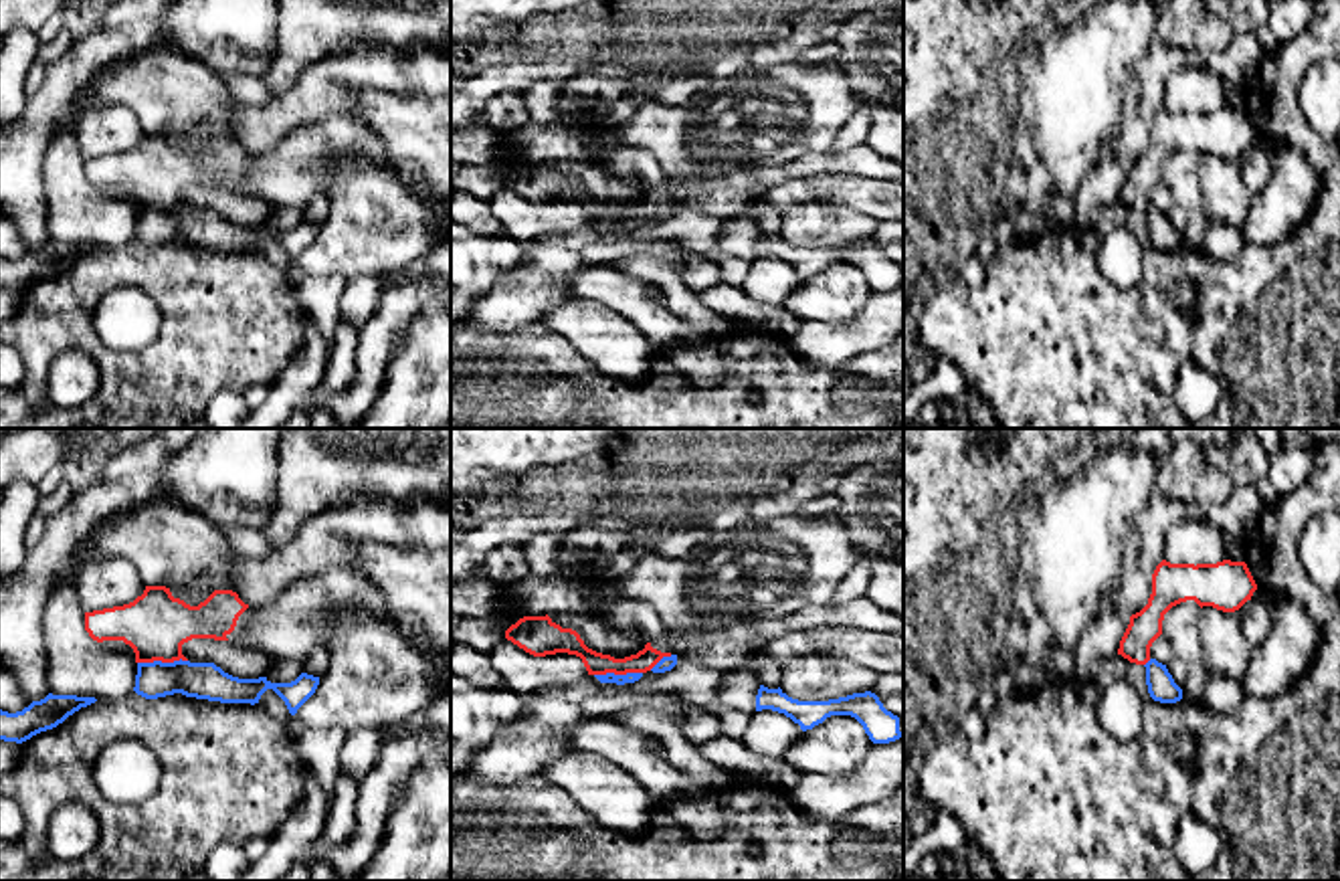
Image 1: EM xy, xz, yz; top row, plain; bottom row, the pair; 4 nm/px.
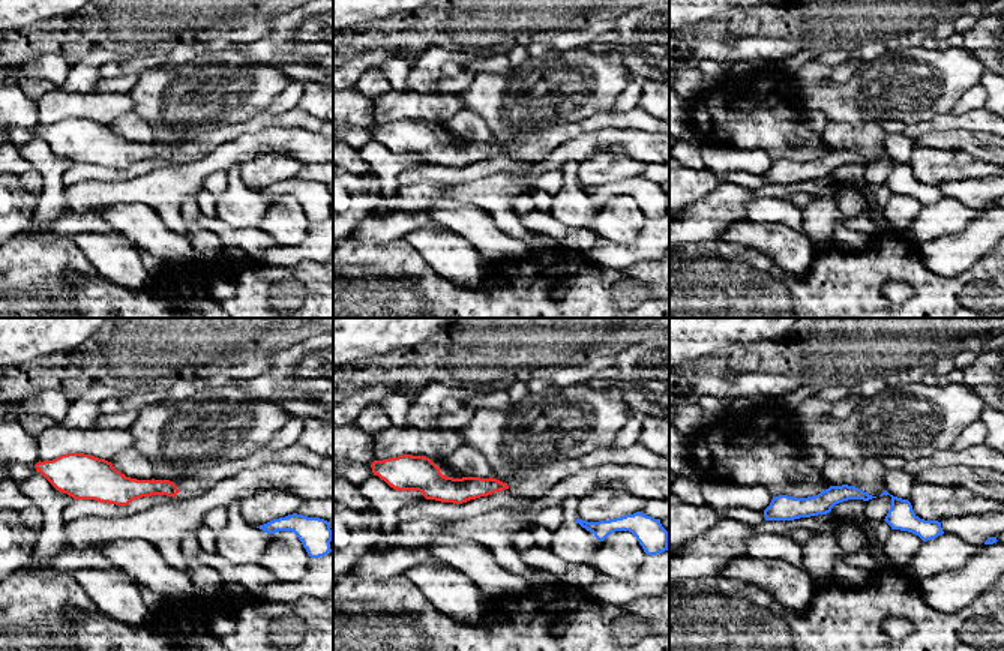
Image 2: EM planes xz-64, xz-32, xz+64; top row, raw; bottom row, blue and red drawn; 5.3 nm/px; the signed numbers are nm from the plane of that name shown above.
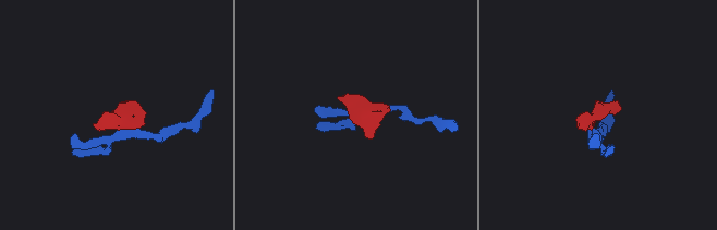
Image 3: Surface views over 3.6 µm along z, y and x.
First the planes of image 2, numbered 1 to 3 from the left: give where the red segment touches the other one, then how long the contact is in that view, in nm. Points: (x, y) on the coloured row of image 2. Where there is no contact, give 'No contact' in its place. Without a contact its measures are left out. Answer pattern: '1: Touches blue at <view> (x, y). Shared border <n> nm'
1: No contact
2: No contact
3: No contact

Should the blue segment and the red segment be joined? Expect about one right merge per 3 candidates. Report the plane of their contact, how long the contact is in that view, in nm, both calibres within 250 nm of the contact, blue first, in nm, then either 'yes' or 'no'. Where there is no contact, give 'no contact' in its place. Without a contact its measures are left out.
xy | 200 nm | 140/260 nm | yes

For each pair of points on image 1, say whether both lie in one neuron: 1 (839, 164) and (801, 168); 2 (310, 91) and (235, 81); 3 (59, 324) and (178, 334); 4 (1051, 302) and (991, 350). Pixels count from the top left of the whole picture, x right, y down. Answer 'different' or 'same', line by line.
1: same
2: different
3: same
4: same

